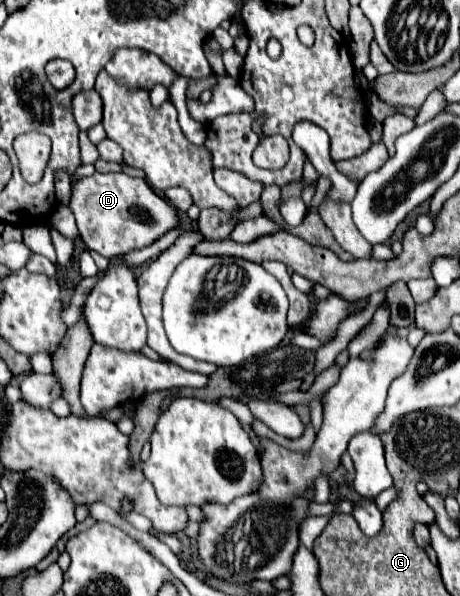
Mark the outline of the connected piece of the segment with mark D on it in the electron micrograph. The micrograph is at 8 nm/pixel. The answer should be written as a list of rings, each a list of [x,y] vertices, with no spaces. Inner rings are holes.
[[[96,171],[90,177],[82,177],[72,189],[70,209],[76,217],[76,225],[86,247],[98,251],[108,259],[154,243],[180,221],[178,211],[172,209],[172,205],[160,195],[156,195],[142,177],[130,177],[122,171]]]

